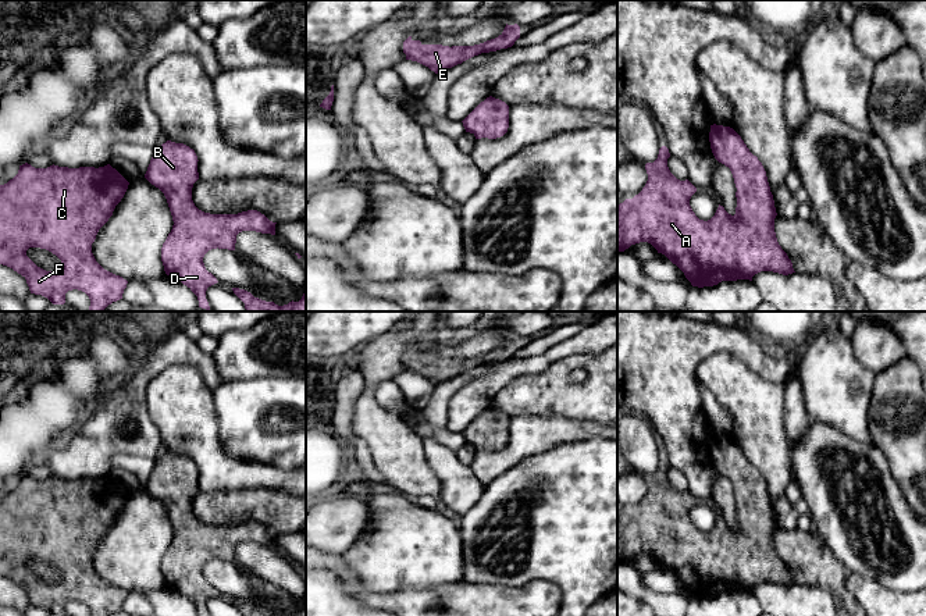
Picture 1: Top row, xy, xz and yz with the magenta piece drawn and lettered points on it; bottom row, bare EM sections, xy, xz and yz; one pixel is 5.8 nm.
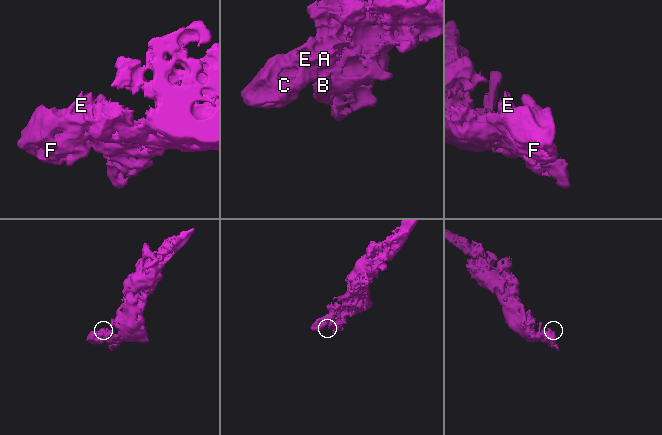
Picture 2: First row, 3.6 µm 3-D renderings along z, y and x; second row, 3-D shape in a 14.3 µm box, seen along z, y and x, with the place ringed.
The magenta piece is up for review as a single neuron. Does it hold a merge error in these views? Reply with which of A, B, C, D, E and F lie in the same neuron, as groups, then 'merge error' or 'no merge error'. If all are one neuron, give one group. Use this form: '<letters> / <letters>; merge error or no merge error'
A B C D E F; no merge error

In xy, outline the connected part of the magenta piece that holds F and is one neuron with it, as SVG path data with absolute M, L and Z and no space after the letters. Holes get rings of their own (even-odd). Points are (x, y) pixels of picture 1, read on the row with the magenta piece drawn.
M25 163L18 174L0 185L0 264L21 274L31 293L47 298L53 305L64 305L65 293L72 289L85 292L90 299L88 311L103 311L122 299L128 281L104 270L92 253L99 229L113 216L129 182L110 164L104 167L68 168L50 165L35 168ZM29 248L51 252L61 260L56 271L38 267L28 256Z

